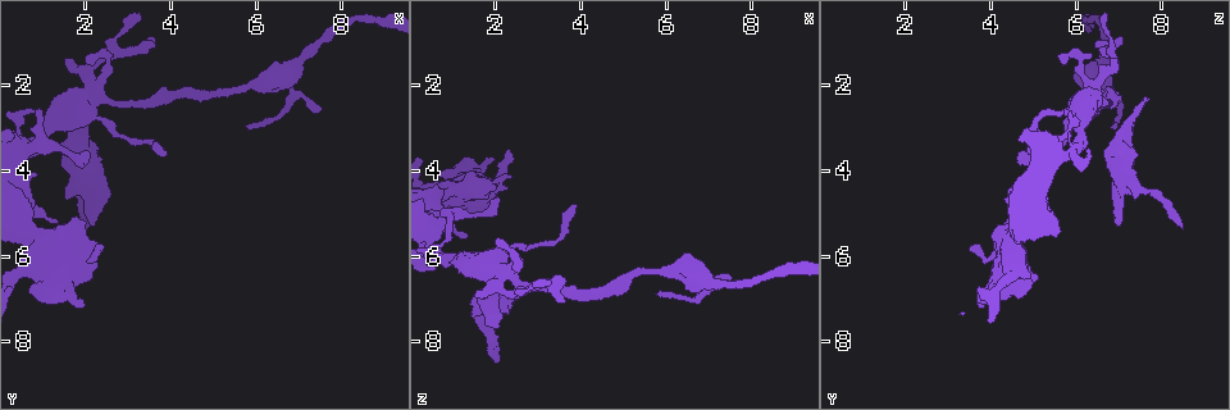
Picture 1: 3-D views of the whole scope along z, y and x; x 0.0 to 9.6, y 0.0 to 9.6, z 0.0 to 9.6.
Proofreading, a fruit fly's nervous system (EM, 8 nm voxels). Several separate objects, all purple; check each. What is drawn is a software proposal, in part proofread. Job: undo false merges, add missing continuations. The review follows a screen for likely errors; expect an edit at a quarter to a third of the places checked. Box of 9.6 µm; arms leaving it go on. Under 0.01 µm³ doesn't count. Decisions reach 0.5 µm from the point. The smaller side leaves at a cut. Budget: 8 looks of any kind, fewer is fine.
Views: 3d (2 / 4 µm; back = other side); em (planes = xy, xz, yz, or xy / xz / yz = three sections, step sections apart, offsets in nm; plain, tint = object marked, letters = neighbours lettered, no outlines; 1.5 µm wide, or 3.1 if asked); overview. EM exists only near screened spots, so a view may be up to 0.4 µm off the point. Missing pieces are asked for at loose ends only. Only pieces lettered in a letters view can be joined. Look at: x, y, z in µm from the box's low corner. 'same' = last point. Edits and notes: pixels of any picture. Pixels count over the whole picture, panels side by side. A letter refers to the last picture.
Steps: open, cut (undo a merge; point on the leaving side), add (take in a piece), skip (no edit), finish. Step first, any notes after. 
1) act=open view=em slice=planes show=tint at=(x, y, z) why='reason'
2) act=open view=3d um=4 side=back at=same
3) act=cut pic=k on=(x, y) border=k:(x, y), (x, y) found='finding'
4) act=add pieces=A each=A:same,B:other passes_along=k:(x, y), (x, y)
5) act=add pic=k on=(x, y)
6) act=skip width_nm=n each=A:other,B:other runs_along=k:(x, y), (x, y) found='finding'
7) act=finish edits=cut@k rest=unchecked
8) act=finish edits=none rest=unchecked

act=open view=3d um=2 side=back at=(7.50, 2.55, 6.55) why='an open end'

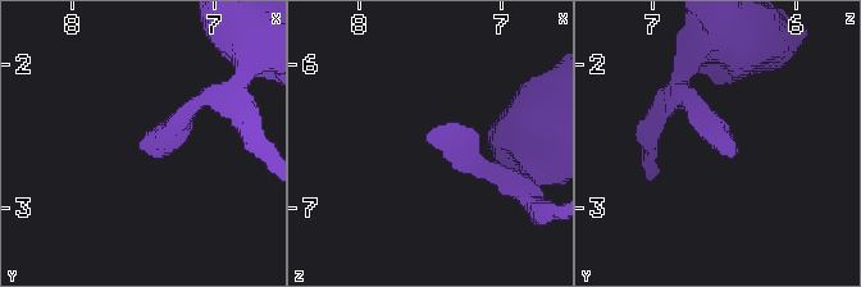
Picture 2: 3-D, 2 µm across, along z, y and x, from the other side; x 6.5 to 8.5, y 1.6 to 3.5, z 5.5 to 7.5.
act=open view=em slice=planes show=letters at=(7.50, 2.56, 6.56) why='need the tissue'

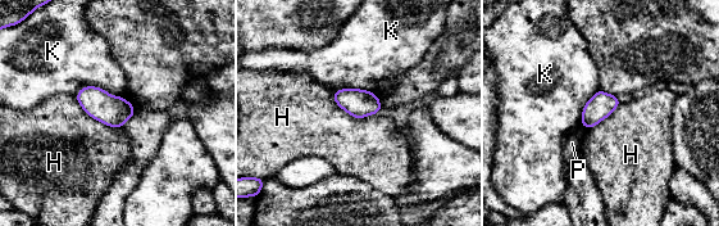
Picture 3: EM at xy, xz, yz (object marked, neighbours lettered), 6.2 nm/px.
act=skip each=H:other,K:other,P:other border=3:(332, 95), (351, 116), (376, 114) found='no lettered piece goes on from it'

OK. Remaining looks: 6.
act=open view=em slice=yz step=8 show=tint at=(2.05, 2.35, 7.65) why='free end'

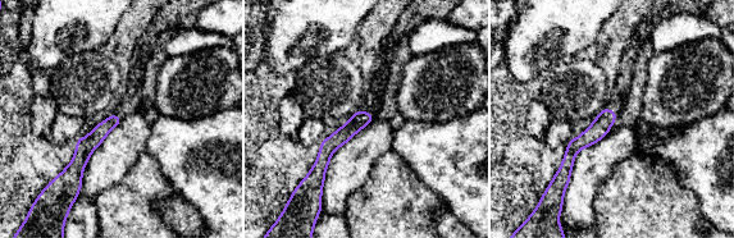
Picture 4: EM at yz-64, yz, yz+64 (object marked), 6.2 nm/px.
act=open view=em slice=planes show=letters at=same why='cut it another way'

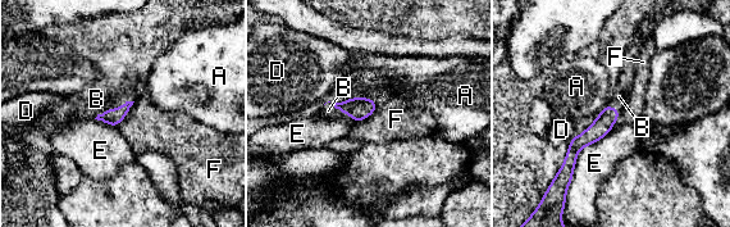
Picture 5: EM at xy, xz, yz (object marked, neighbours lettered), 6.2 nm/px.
act=add pieces=B longest_contact=E:480nm each=A:other,B:same,D:other,E:other,F:other found='it goes on there'

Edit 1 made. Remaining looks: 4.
act=open view=overview why='see it whole again'

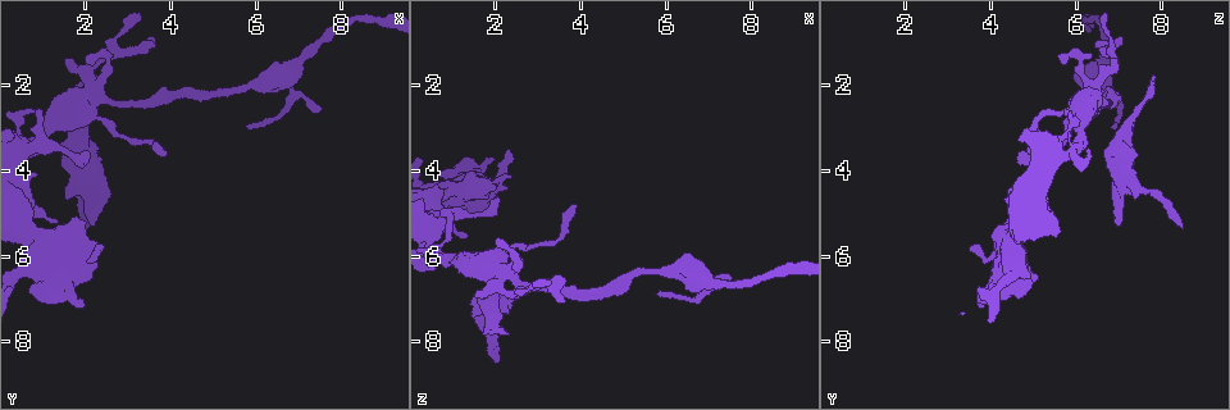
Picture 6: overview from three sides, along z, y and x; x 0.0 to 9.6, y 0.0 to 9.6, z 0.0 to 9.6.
act=open view=3d um=4 at=(2.50, 4.70, 6.90) why='branch stops here'

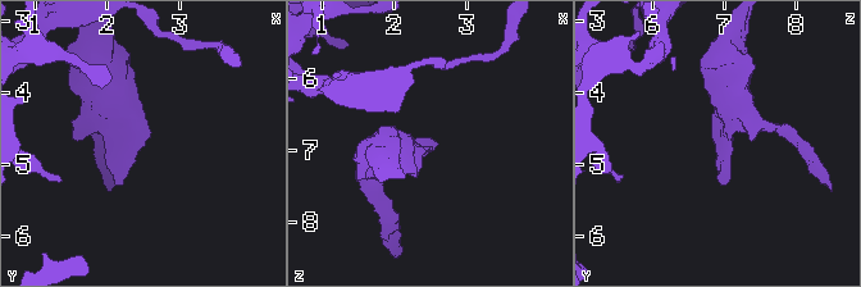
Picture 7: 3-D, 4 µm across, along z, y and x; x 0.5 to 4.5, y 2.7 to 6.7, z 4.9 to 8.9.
act=open view=em slice=planes show=letters at=(2.55, 4.75, 6.90) why='shape alone is not enough'

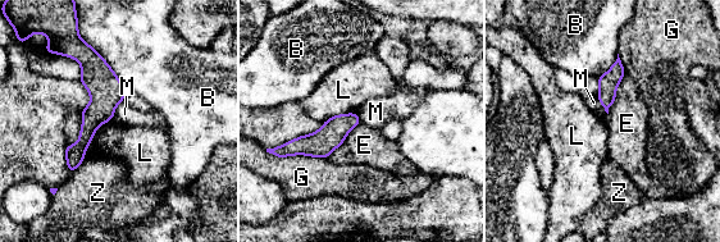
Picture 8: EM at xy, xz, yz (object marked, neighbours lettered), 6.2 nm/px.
act=skip each=B:other,E:other,G:other,L:other,M:other,Z:other runs_along=8:(89, 50), (98, 112), (72, 167) found='none of them fits'

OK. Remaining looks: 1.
act=finish edits=add@5 rest=unchecked

